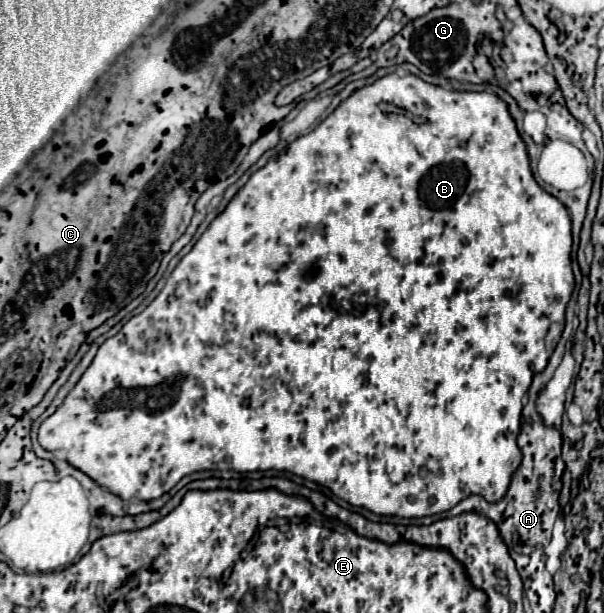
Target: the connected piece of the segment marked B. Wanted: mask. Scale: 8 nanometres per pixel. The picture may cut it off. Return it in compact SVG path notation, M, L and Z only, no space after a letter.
M388 74L384 78L378 78L376 82L354 90L340 106L322 120L310 134L296 138L292 144L288 144L286 152L270 158L264 168L256 170L250 180L238 190L238 194L228 202L224 212L220 212L210 226L204 230L204 234L198 238L198 242L192 246L192 250L180 260L180 264L174 268L174 272L168 276L162 292L150 302L150 306L140 312L138 316L130 318L124 328L108 338L96 352L92 364L86 368L86 372L80 376L78 384L70 390L70 394L64 398L64 402L58 406L58 410L46 418L38 430L40 446L50 452L64 452L66 460L88 474L96 484L106 488L108 492L120 496L122 500L152 500L168 492L178 484L178 480L186 474L202 470L236 470L236 472L266 471L276 468L278 471L292 472L296 476L302 476L306 480L318 482L326 488L330 488L338 498L362 506L374 514L390 514L390 516L402 516L402 518L420 518L430 516L438 512L446 512L454 508L460 500L468 498L470 494L480 494L488 502L498 502L504 498L510 478L520 466L522 452L516 444L516 436L520 430L520 414L522 414L522 398L528 392L534 374L542 372L548 364L550 354L544 348L544 336L552 322L565 322L565 311L570 300L570 294L574 290L574 276L572 262L572 222L566 206L558 202L552 194L548 194L532 176L530 170L530 158L526 152L526 144L522 136L518 134L516 122L512 120L508 112L508 104L498 98L492 92L460 92L460 90L446 90L442 86L434 86L424 82L422 78L414 74L398 76Z

